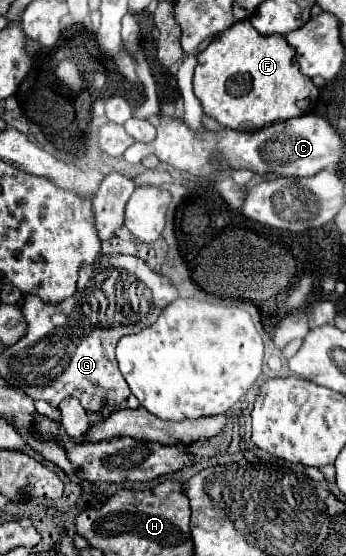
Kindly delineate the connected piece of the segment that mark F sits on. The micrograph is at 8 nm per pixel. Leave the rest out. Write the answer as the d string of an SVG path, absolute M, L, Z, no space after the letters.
M248 19L236 21L230 29L220 33L200 55L194 71L194 95L200 99L202 109L208 117L216 119L226 129L236 131L258 131L276 121L300 117L304 109L300 101L316 95L314 83L300 73L300 65L294 61L296 51L286 43L282 35L258 35Z

